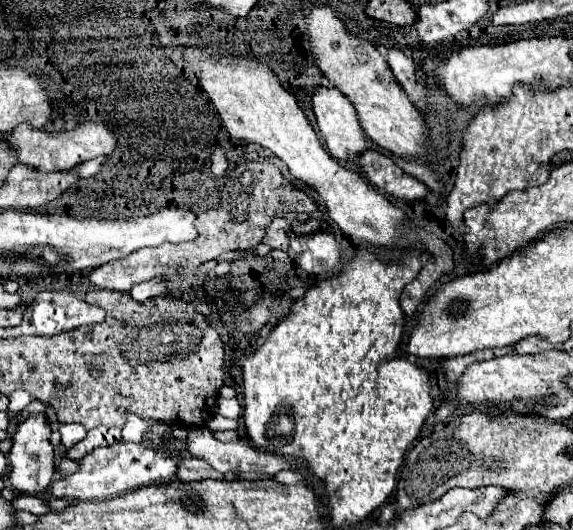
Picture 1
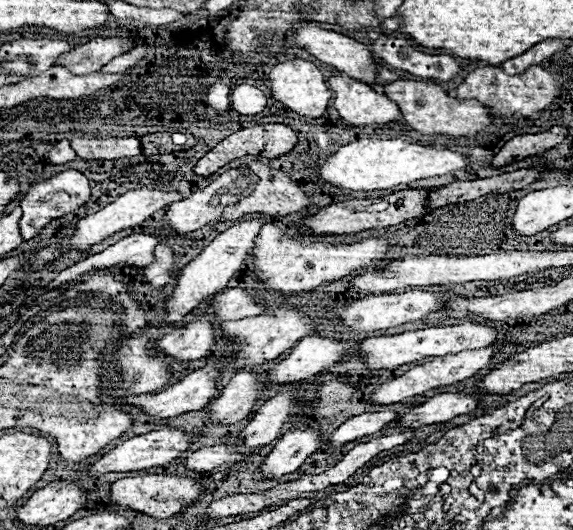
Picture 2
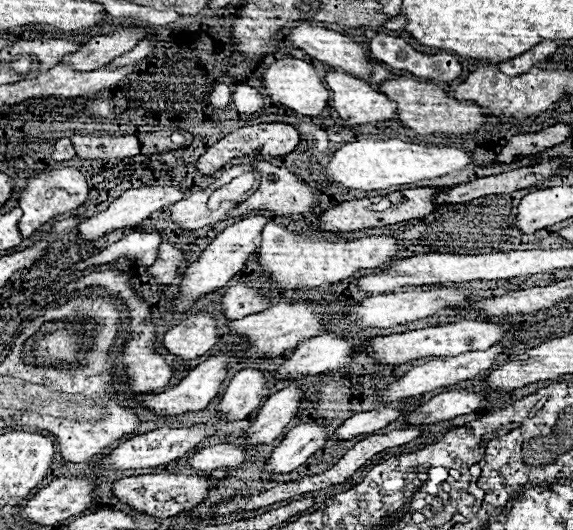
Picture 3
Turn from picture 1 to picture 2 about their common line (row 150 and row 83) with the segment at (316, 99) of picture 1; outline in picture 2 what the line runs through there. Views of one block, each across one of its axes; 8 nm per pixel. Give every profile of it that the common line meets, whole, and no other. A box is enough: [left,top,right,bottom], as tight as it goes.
[328,74,402,126]

